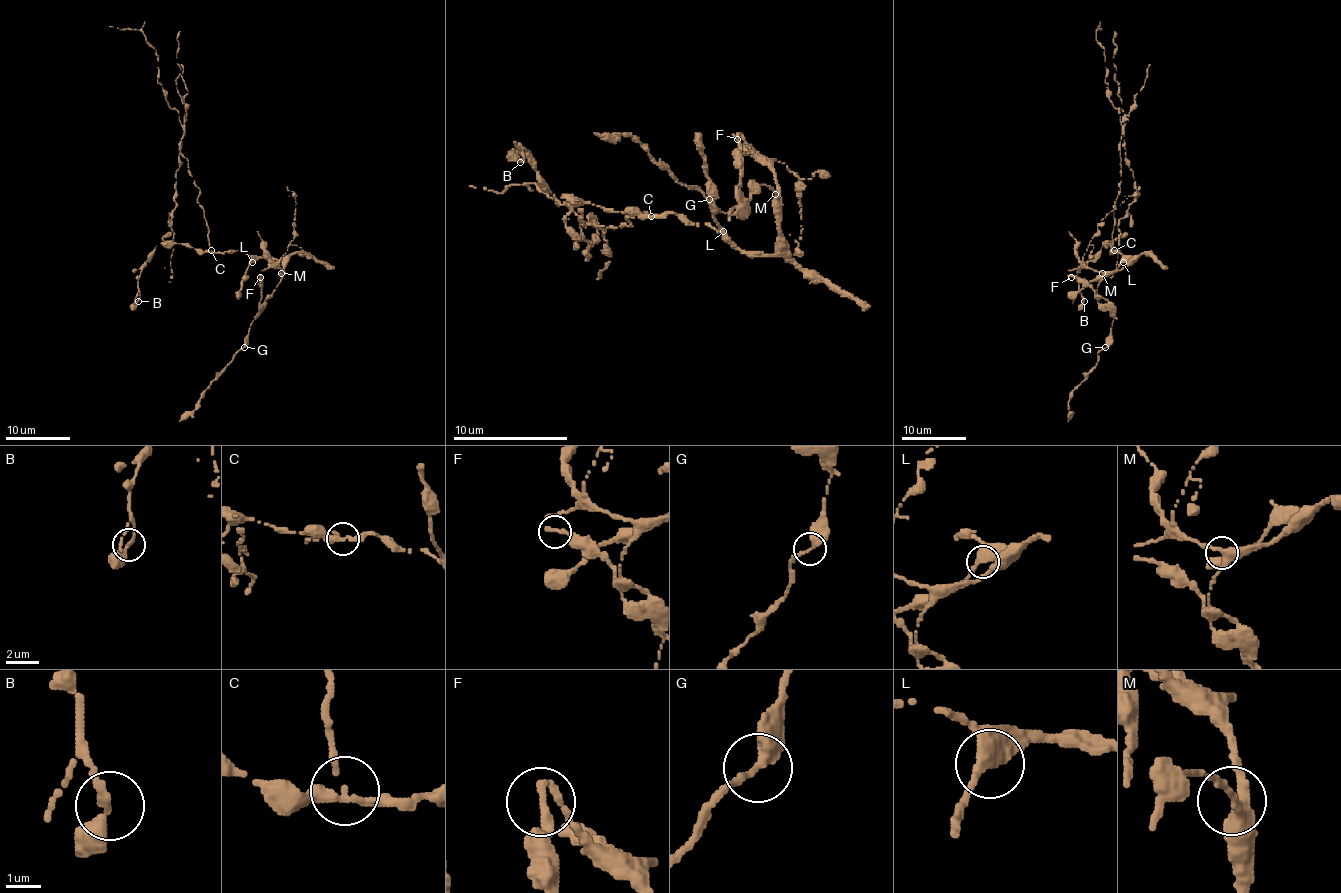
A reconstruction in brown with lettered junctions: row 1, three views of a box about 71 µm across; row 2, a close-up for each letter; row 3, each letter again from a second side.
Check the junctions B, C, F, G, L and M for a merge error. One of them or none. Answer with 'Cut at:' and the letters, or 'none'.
Cut at: C

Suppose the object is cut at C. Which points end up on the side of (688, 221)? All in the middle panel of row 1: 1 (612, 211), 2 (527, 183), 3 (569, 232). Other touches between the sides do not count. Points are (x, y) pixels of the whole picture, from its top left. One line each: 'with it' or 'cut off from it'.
1: with it
2: cut off from it
3: with it

